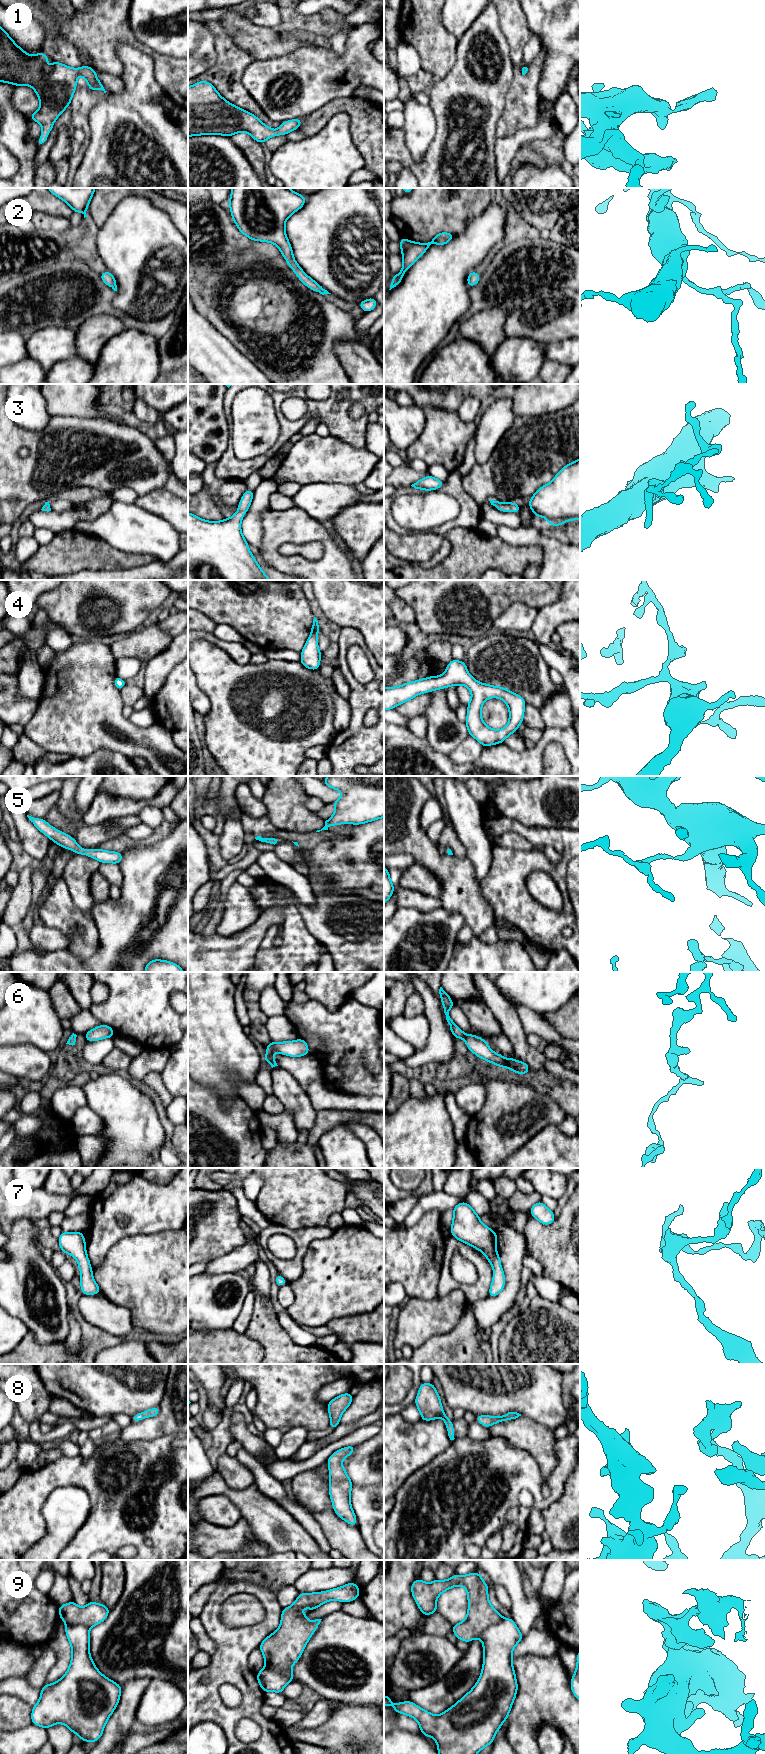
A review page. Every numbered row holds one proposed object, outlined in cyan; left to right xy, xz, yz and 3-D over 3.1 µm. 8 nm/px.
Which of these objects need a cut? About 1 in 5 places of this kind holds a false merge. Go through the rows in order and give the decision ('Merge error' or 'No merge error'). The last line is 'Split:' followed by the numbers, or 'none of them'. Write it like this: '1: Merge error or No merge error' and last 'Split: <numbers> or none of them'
1: No merge error
2: No merge error
3: No merge error
4: No merge error
5: No merge error
6: No merge error
7: No merge error
8: No merge error
9: Merge error
Split: 9

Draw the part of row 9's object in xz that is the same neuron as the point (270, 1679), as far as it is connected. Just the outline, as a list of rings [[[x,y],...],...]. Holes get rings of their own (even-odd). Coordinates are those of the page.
[[[266,1668],[256,1673],[261,1689],[266,1692],[283,1694],[284,1687],[290,1682],[278,1668]]]

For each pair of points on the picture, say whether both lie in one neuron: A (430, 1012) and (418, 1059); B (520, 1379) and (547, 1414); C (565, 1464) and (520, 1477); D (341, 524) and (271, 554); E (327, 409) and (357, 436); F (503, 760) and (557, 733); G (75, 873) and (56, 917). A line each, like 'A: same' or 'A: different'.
A: same
B: same
C: same
D: different
E: same
F: same
G: different

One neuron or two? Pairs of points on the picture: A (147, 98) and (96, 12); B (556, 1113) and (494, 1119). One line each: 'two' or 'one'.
A: two
B: one

